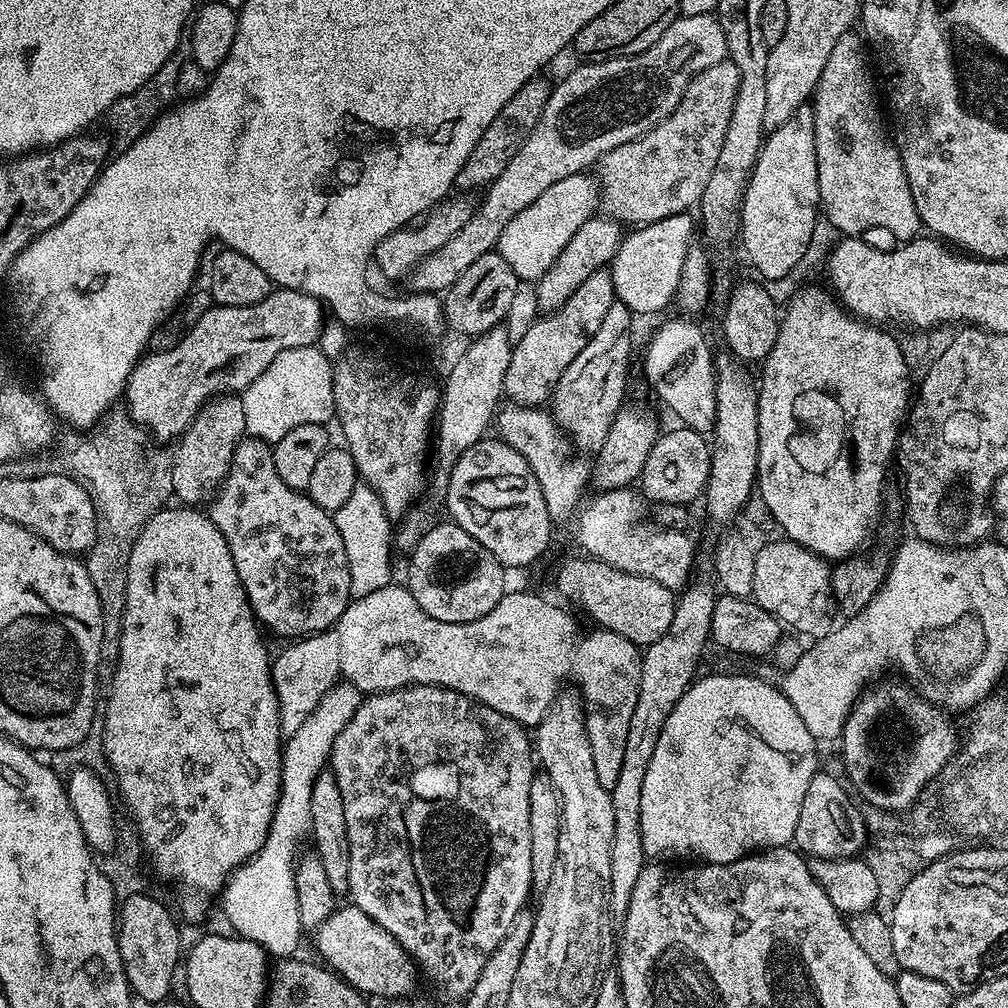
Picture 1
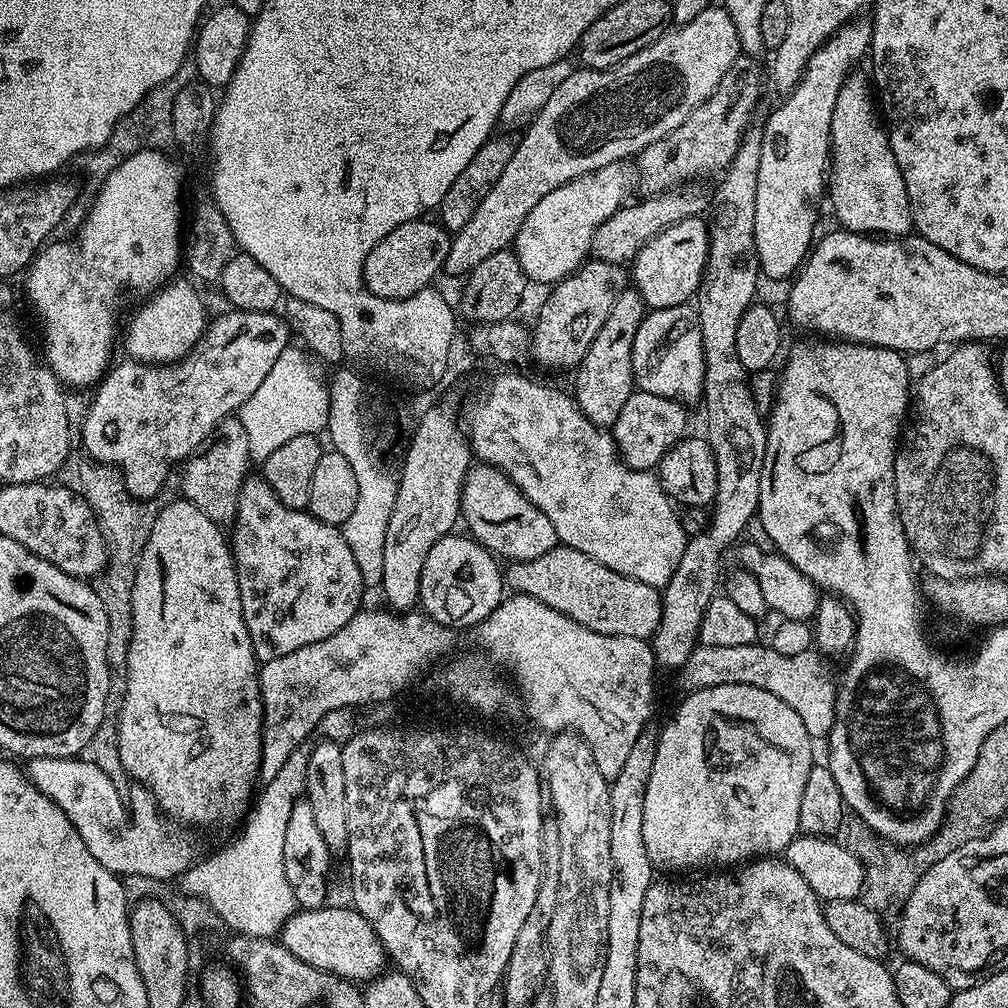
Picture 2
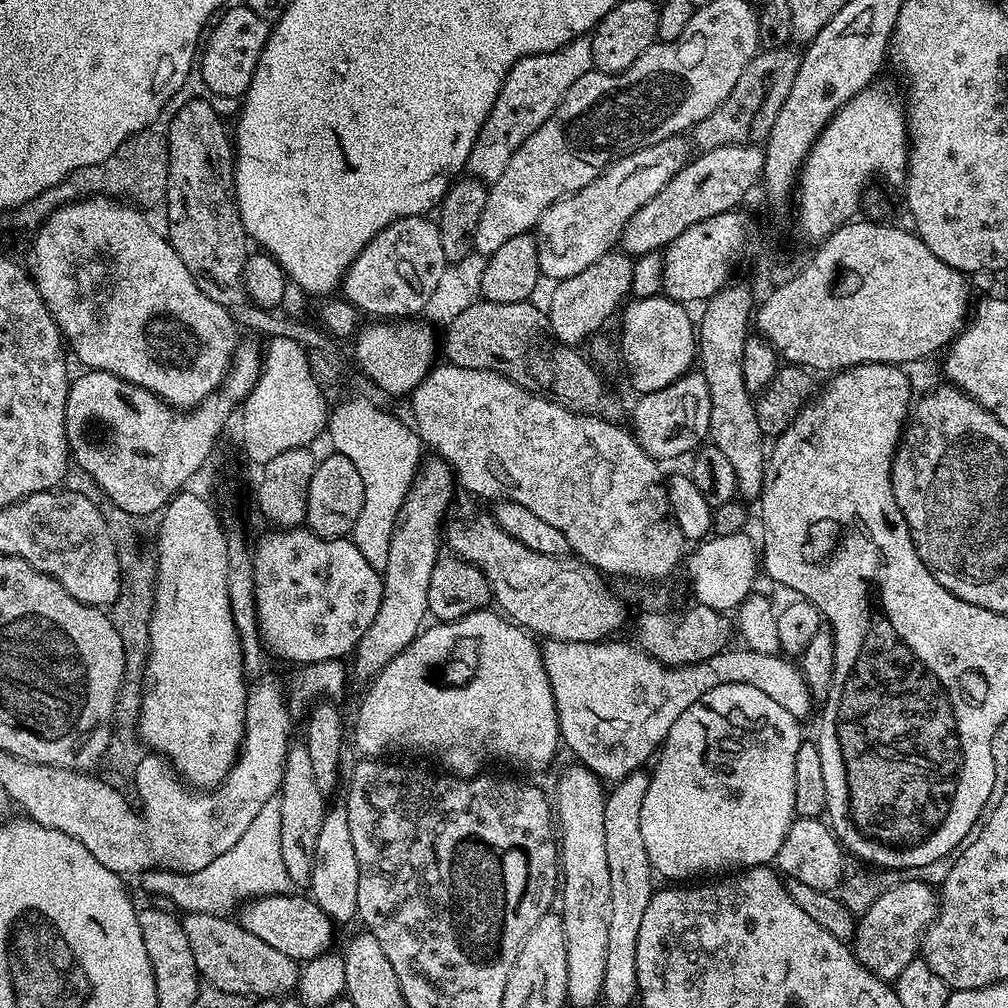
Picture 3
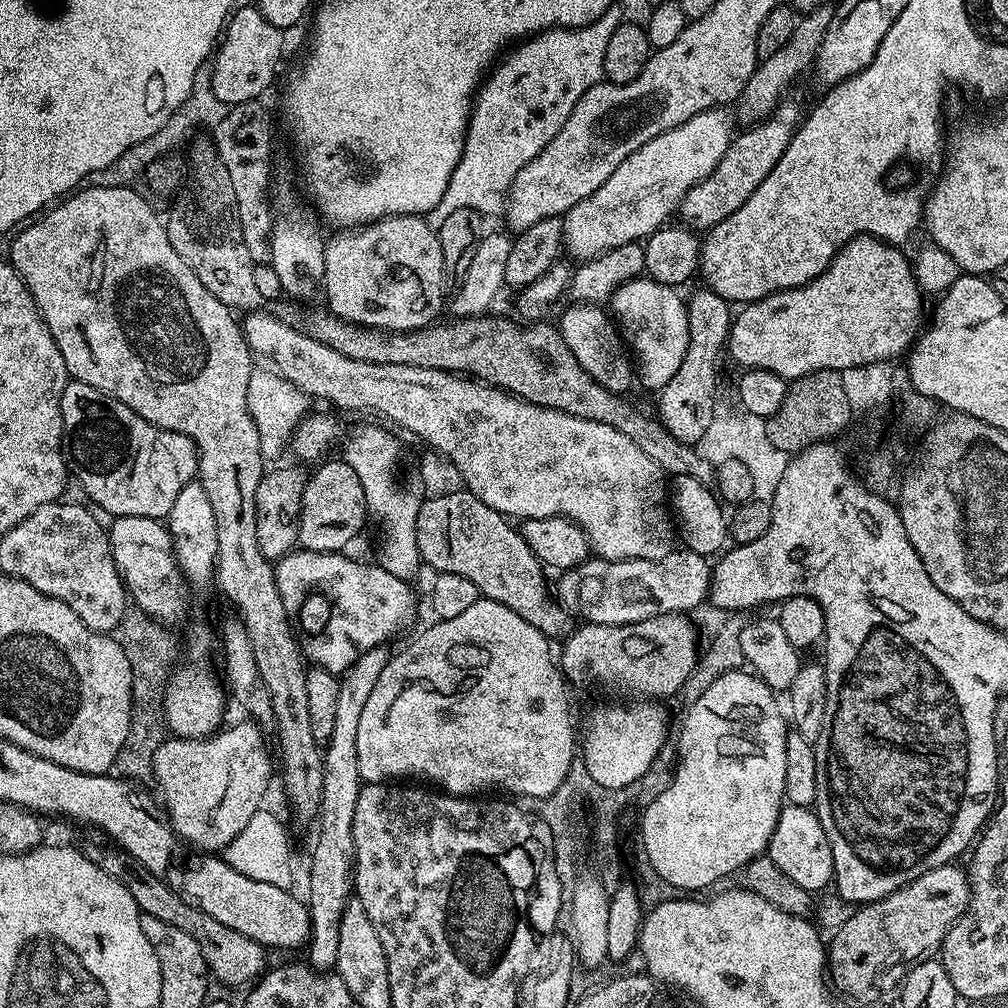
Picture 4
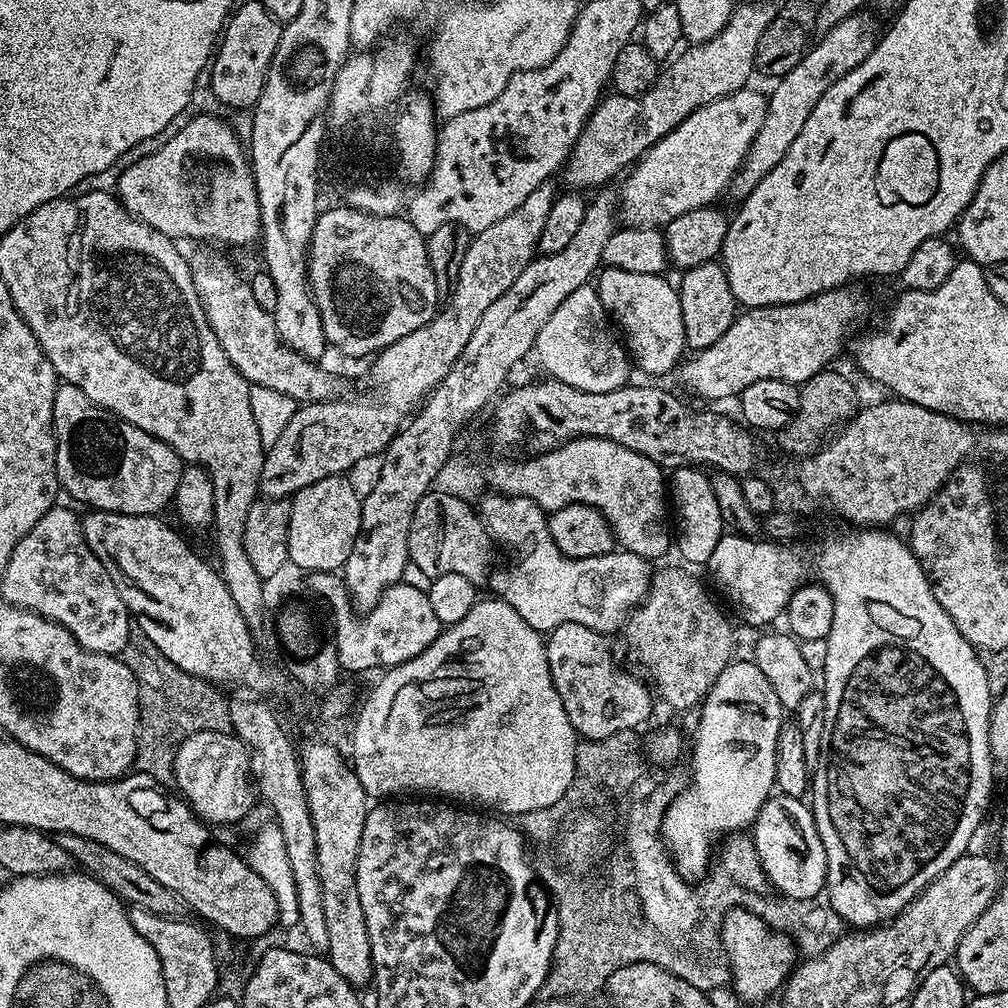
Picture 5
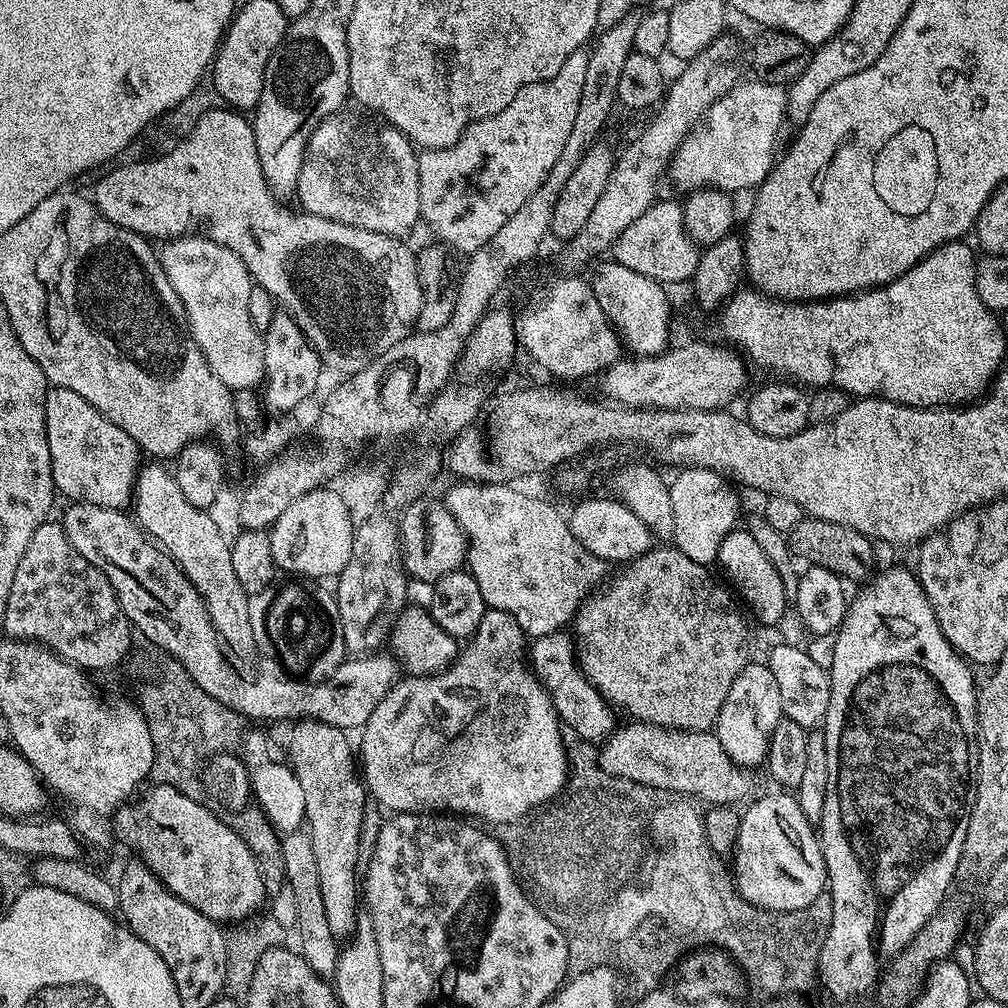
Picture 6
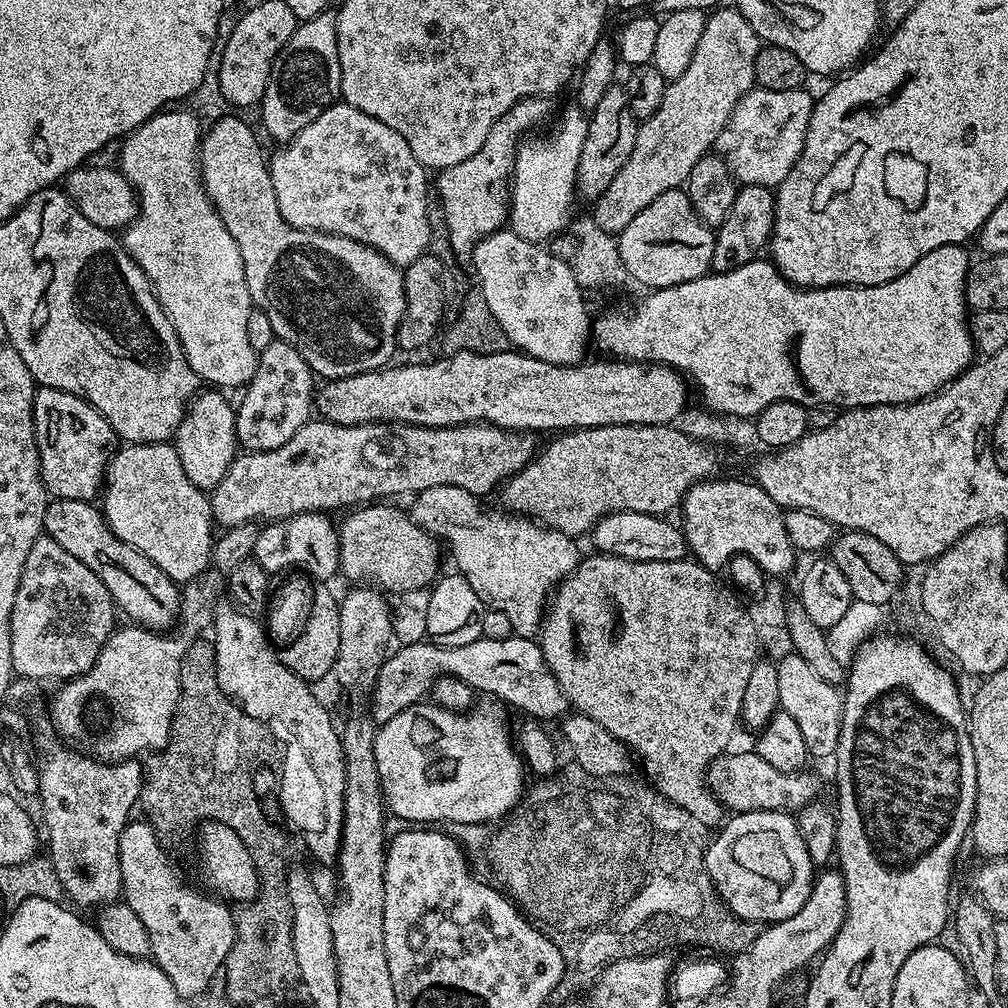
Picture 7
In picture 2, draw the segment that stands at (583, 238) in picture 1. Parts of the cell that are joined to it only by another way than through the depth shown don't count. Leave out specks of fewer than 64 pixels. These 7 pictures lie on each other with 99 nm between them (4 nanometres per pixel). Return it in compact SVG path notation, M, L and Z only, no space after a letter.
M684 186L671 192L657 192L644 198L641 204L619 208L614 215L606 218L598 230L594 230L594 238L590 249L597 260L605 260L621 266L631 265L636 256L646 246L646 242L654 239L659 232L666 230L671 224L682 222L691 216L700 216L709 207L710 196L700 186Z

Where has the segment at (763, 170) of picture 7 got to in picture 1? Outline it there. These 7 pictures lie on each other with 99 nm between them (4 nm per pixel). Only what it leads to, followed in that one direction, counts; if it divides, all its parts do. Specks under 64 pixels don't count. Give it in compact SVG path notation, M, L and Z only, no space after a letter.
M579 172L562 182L554 182L550 190L544 191L539 198L534 198L526 210L514 214L506 222L506 230L498 238L495 251L499 252L514 270L516 279L521 282L535 282L550 270L550 266L566 250L566 242L574 238L578 226L589 220L598 208L598 184L591 175Z

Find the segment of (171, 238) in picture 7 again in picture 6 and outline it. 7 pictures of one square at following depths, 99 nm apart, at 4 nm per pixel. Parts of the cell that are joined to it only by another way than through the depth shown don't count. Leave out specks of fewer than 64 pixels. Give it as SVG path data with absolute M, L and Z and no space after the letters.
M189 234L186 236L178 236L167 241L168 244L163 249L159 249L160 264L166 270L166 274L170 278L170 282L174 286L174 290L178 294L178 298L184 307L184 315L186 317L186 327L198 347L202 350L202 354L206 358L206 362L210 362L210 368L214 370L214 374L218 374L218 378L222 378L225 386L233 390L255 389L257 385L264 379L264 337L258 329L250 322L250 310L248 303L250 302L250 290L253 286L253 279L248 275L246 266L242 262L242 258L238 258L238 254L234 254L234 250L230 250L226 246L222 246L218 242L208 239L203 234Z

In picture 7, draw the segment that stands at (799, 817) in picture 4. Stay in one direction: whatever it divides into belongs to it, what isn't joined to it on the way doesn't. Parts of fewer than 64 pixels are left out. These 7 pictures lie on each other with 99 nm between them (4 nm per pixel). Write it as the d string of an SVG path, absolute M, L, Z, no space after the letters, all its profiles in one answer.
M762 810L738 812L731 819L705 850L704 864L702 860L703 871L712 879L724 907L738 919L751 920L760 926L798 914L812 893L814 865L810 854L806 854L806 842L802 842L796 816Z

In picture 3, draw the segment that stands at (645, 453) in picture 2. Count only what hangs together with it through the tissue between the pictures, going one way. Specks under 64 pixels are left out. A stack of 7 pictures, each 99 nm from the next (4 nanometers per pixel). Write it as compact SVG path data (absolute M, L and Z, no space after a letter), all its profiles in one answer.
M689 370L670 386L645 392L637 400L640 401L630 408L630 431L643 452L653 460L665 462L675 456L684 456L687 452L695 453L709 439L710 386L703 372Z

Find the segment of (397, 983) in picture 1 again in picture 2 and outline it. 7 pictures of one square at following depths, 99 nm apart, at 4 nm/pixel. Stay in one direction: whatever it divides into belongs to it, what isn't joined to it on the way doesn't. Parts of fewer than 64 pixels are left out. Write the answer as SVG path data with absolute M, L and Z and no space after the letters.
M355 907L310 908L293 912L290 919L278 933L279 943L294 954L294 958L302 958L302 962L310 962L323 972L332 972L344 980L353 982L371 982L381 975L386 968L384 944L378 938L372 924Z

